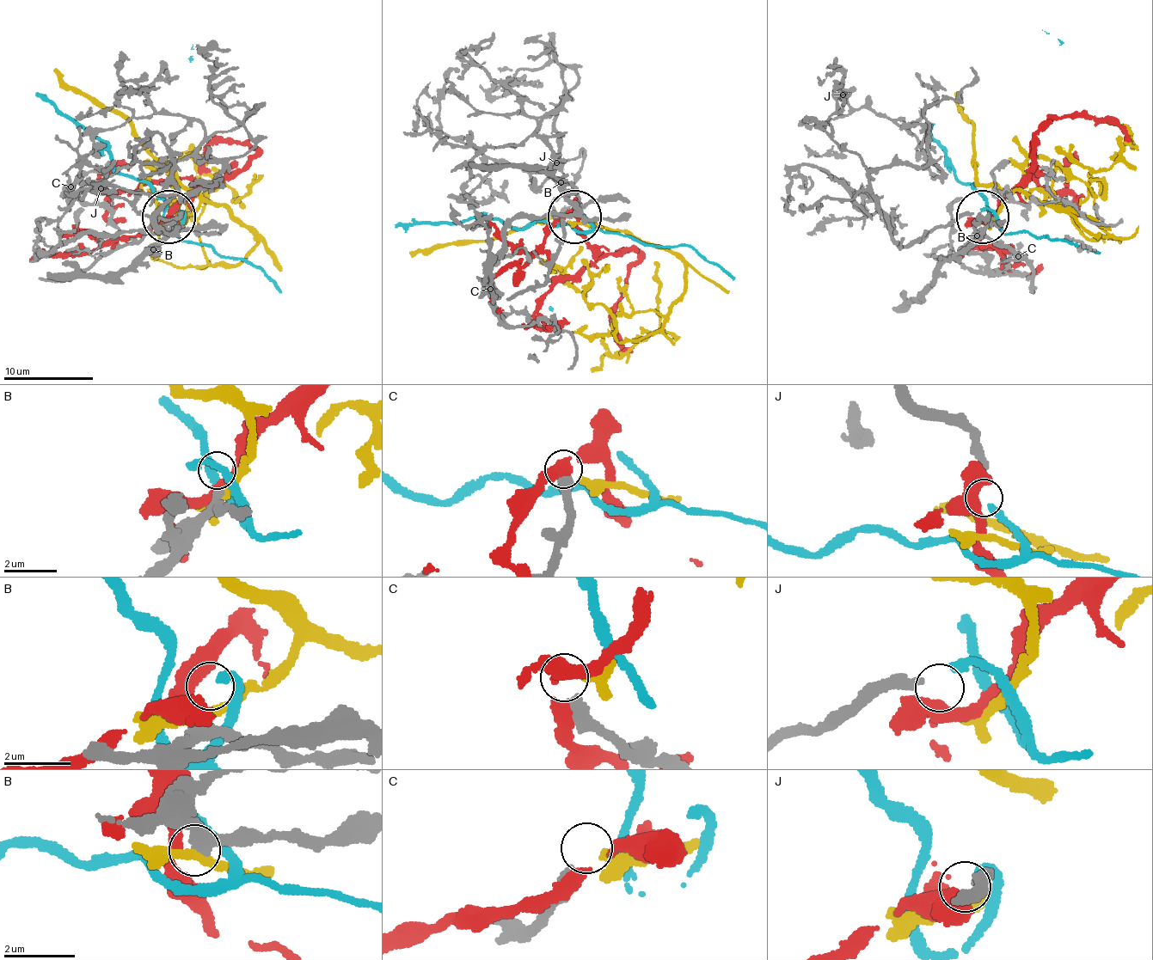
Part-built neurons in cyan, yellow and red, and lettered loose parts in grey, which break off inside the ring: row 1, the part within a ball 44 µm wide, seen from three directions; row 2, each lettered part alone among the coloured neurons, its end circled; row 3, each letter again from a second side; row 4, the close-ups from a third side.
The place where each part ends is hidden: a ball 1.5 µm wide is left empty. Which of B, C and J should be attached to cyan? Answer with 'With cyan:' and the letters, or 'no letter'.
With cyan: J

